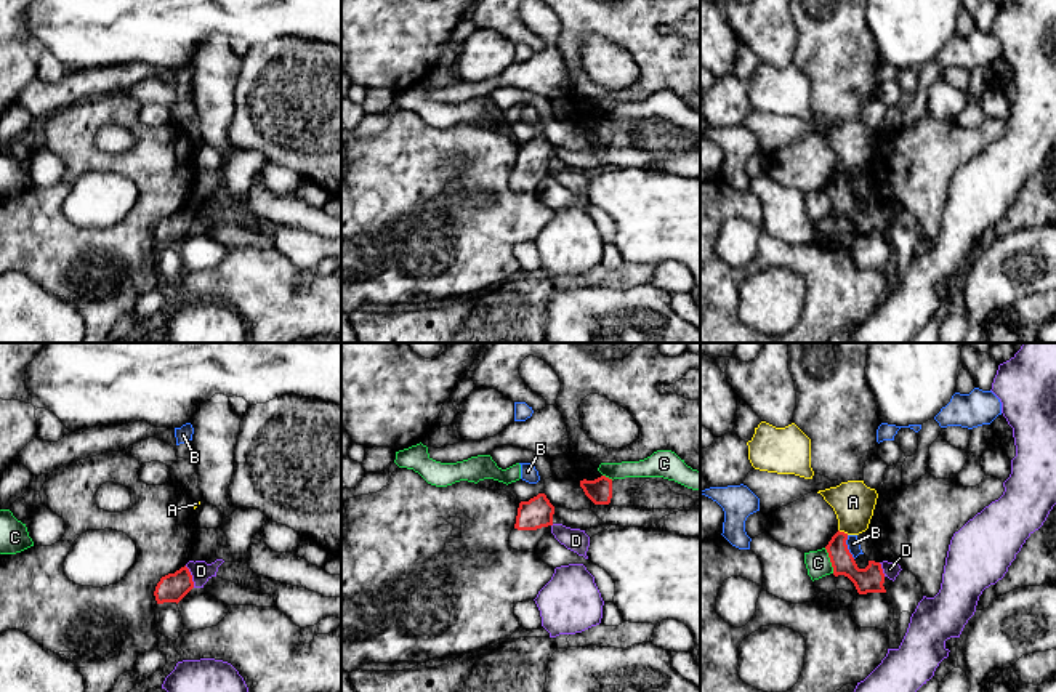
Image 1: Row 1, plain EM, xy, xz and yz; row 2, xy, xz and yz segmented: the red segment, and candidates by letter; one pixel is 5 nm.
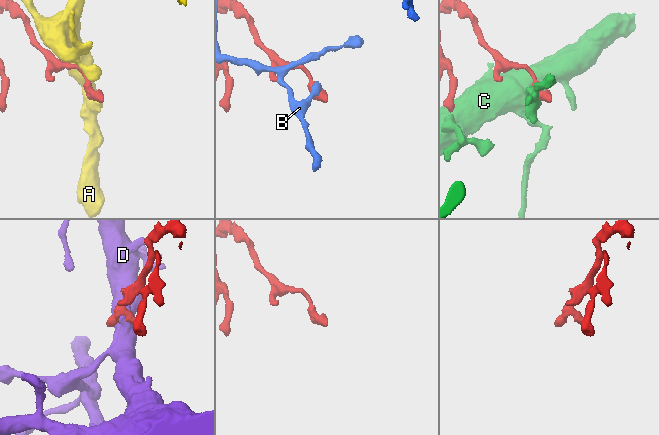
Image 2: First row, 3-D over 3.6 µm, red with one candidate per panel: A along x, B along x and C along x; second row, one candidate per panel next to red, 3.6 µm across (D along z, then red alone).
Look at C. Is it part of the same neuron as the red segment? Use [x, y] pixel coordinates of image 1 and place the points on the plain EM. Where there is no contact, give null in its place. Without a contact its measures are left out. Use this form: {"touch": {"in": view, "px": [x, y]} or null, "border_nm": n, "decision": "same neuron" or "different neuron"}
{"touch": {"in": "yz", "px": [830, 202]}, "border_nm": 140, "decision": "different neuron"}

